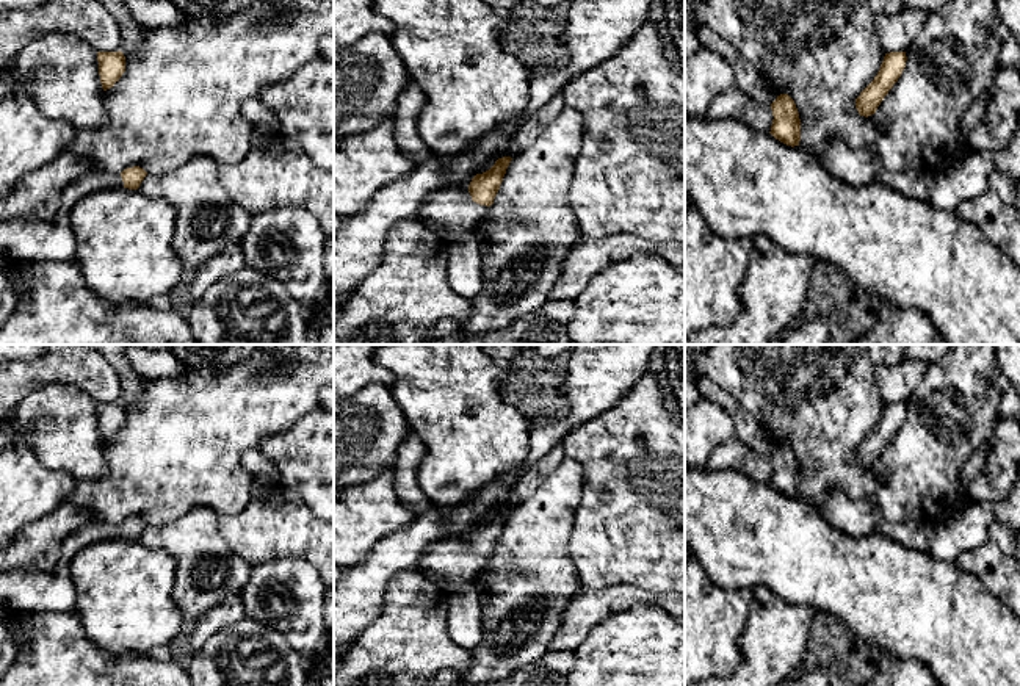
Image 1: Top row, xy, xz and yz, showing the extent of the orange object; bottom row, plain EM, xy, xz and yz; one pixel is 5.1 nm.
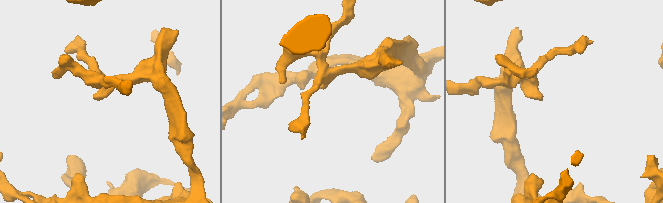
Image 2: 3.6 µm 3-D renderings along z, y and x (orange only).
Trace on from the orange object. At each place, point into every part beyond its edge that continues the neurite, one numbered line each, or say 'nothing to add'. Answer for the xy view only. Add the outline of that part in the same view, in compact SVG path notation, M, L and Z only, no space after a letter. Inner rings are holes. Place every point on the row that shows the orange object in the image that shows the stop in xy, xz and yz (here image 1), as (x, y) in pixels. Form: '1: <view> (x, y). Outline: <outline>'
1: xy (21, 240). Outline: M88 171L63 191L61 207L50 221L0 221L0 254L9 262L74 262L72 208L88 194L121 186L124 182L118 172Z

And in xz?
1: xz (450, 212). Outline: M465 186L443 188L425 199L418 221L450 244L473 233L484 221L487 208L473 202Z

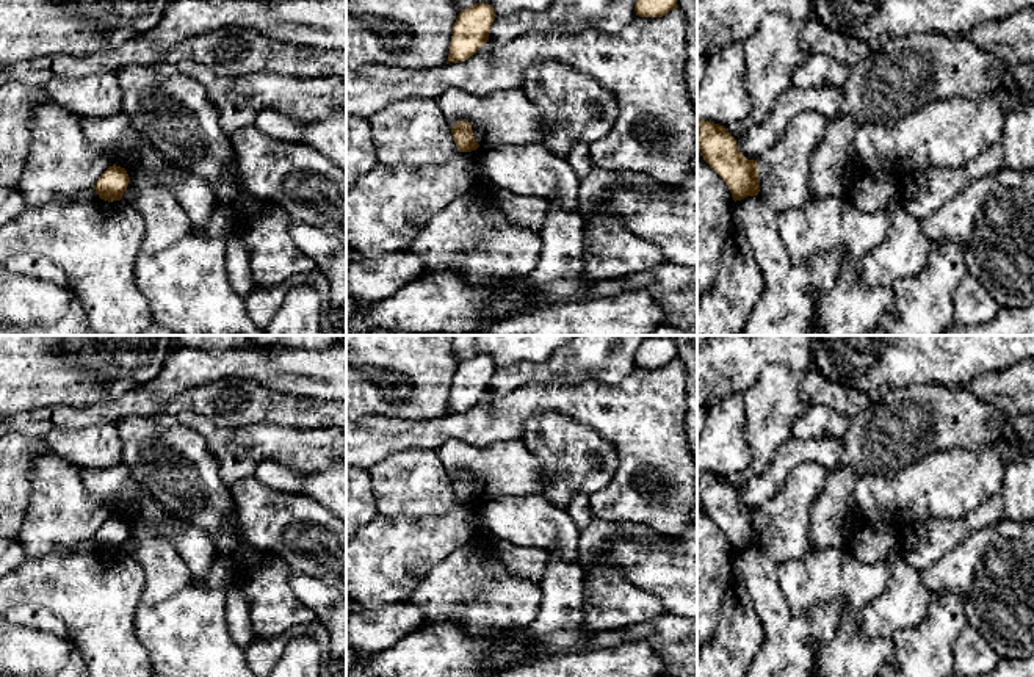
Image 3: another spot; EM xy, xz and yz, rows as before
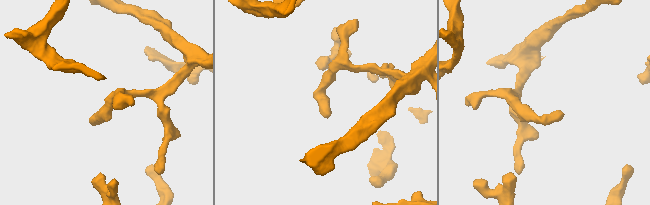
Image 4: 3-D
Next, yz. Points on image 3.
nothing to add

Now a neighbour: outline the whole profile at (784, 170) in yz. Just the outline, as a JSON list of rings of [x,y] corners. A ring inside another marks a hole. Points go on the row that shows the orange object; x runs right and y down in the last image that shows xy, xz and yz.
[[[805,111],[788,122],[782,136],[758,157],[758,196],[774,212],[796,208],[812,197],[808,160],[827,125],[827,118]]]

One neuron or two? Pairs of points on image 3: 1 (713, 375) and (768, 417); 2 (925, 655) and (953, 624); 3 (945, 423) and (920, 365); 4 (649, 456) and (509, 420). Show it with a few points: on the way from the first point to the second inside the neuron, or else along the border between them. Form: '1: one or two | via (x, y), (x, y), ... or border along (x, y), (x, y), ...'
1: two | border along (765, 364), (760, 375), (743, 394)
2: one | via (929, 648), (945, 632)
3: two | border along (956, 386), (917, 383), (892, 390)
4: one | via (614, 422), (592, 403), (544, 401)

